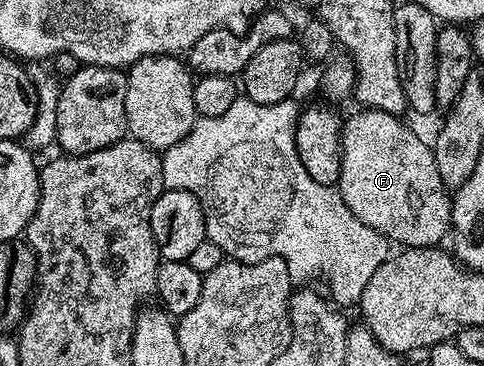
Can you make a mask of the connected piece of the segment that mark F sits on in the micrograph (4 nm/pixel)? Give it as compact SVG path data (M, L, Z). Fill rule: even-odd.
M364 107L356 111L358 113L351 114L349 118L346 116L341 126L339 188L347 207L351 207L351 215L355 215L355 219L363 219L367 227L383 234L390 242L397 244L398 241L398 246L414 249L440 246L451 229L451 193L439 177L430 142L425 142L411 126L404 125L396 113Z

